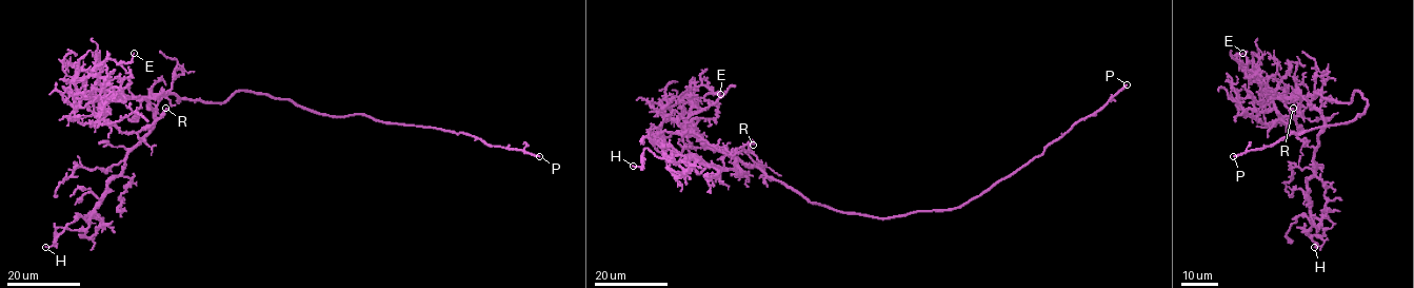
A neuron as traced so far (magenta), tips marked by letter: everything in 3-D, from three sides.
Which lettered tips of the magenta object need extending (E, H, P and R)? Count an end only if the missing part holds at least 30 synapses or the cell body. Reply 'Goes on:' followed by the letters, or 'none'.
Goes on: P

